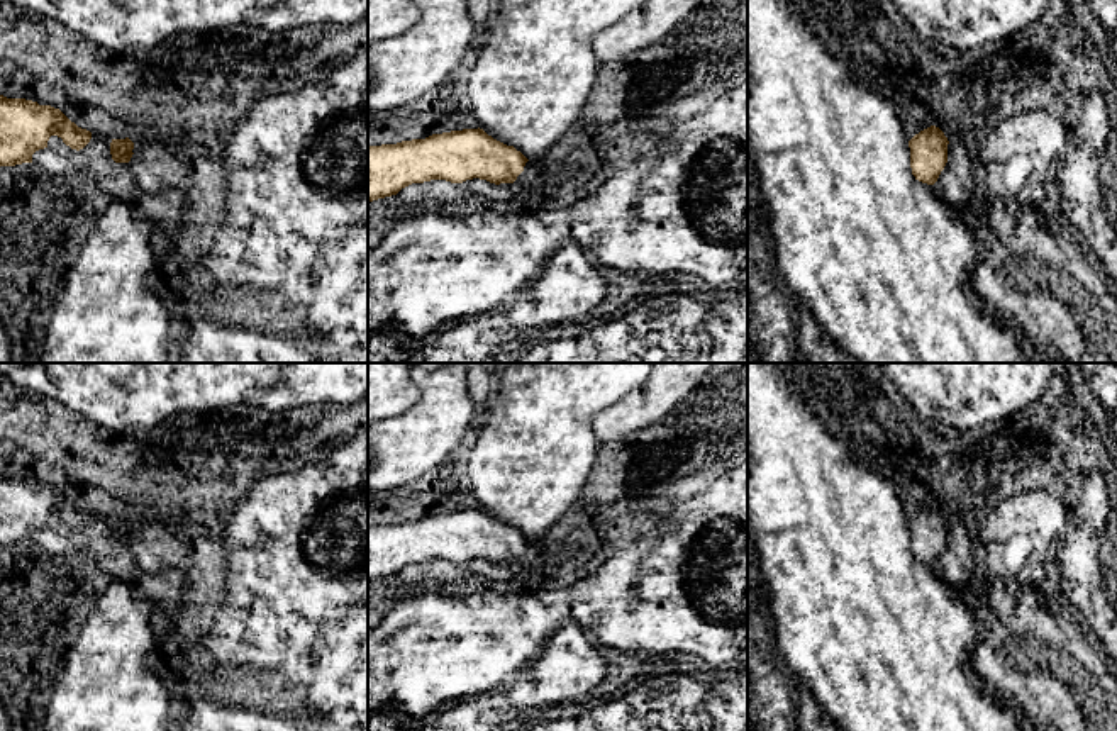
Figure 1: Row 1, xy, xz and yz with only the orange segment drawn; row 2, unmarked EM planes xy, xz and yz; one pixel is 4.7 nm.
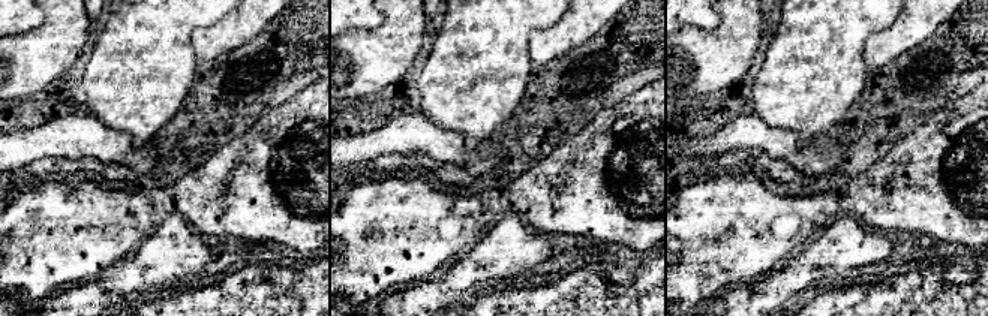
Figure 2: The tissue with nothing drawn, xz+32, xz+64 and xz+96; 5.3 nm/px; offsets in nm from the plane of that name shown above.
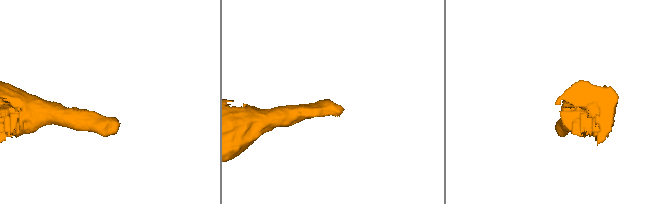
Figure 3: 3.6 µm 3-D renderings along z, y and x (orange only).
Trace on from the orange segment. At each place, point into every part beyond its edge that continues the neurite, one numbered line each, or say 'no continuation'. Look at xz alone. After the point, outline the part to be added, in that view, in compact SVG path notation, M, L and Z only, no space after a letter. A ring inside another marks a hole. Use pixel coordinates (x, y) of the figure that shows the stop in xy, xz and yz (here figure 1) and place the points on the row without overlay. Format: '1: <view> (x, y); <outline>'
1: xz (533, 558); M542 539L541 541L527 541L524 551L517 556L512 563L519 566L522 572L536 572L541 570L546 563L546 548Z

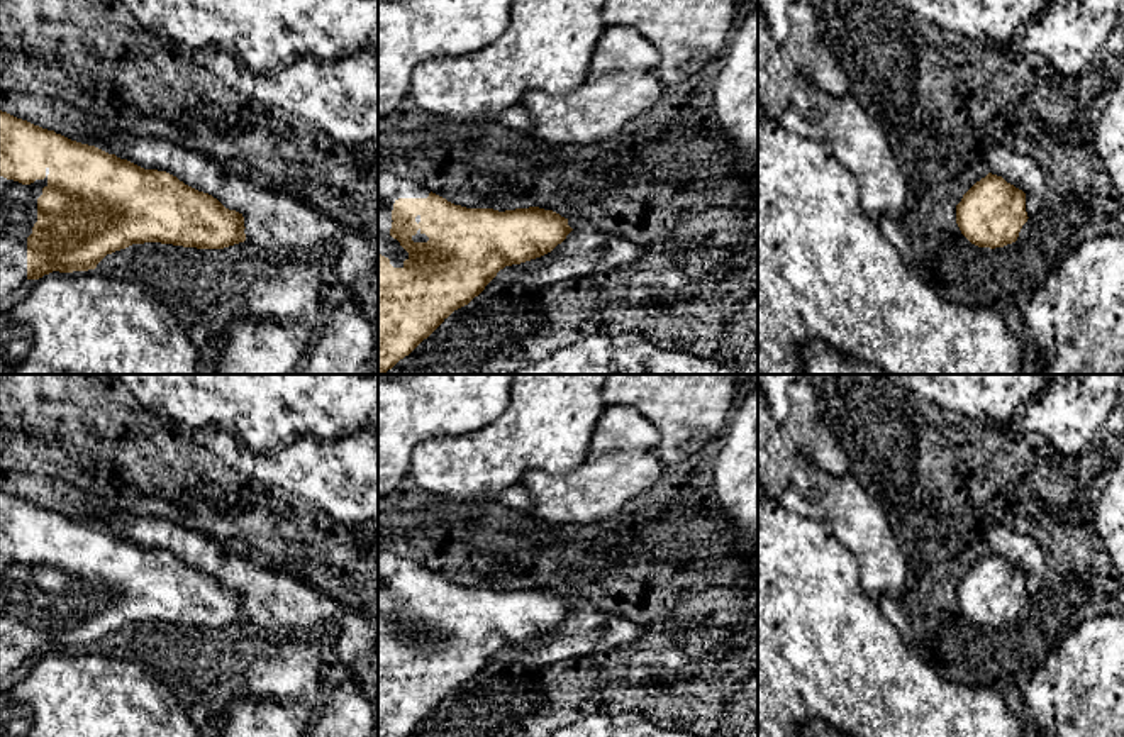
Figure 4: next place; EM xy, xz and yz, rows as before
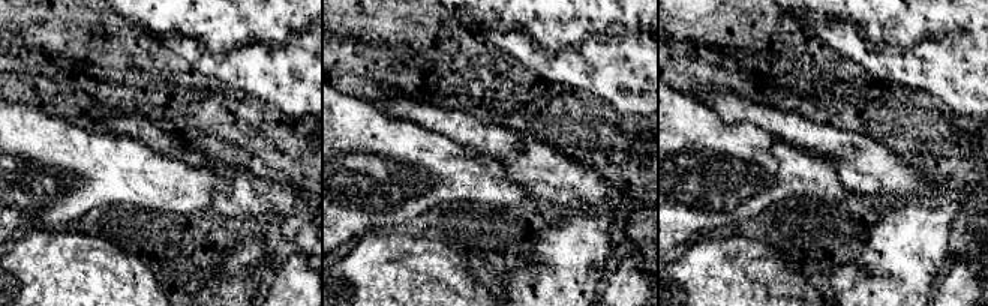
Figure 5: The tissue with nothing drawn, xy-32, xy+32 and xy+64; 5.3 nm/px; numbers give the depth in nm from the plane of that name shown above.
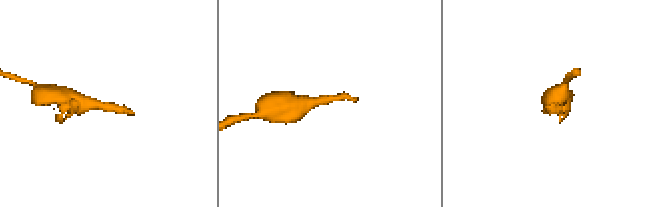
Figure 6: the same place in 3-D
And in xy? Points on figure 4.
1: xy (17, 581); M49 547L44 559L31 564L0 556L0 686L7 684L10 673L27 661L27 617L37 601L37 578L47 566L47 554Z

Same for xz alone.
1: xz (390, 566); M378 551L378 634L393 647L403 647L409 632L390 615L392 590L398 578L427 578L429 569L388 551Z

